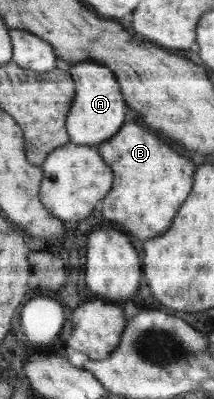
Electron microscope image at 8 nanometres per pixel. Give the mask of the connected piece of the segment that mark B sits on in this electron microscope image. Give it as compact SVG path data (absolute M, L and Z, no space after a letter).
M128 121L114 138L98 145L104 163L113 173L111 190L102 199L102 217L110 227L143 242L168 231L192 189L196 171L192 159L178 155L178 151L162 139L165 138Z

